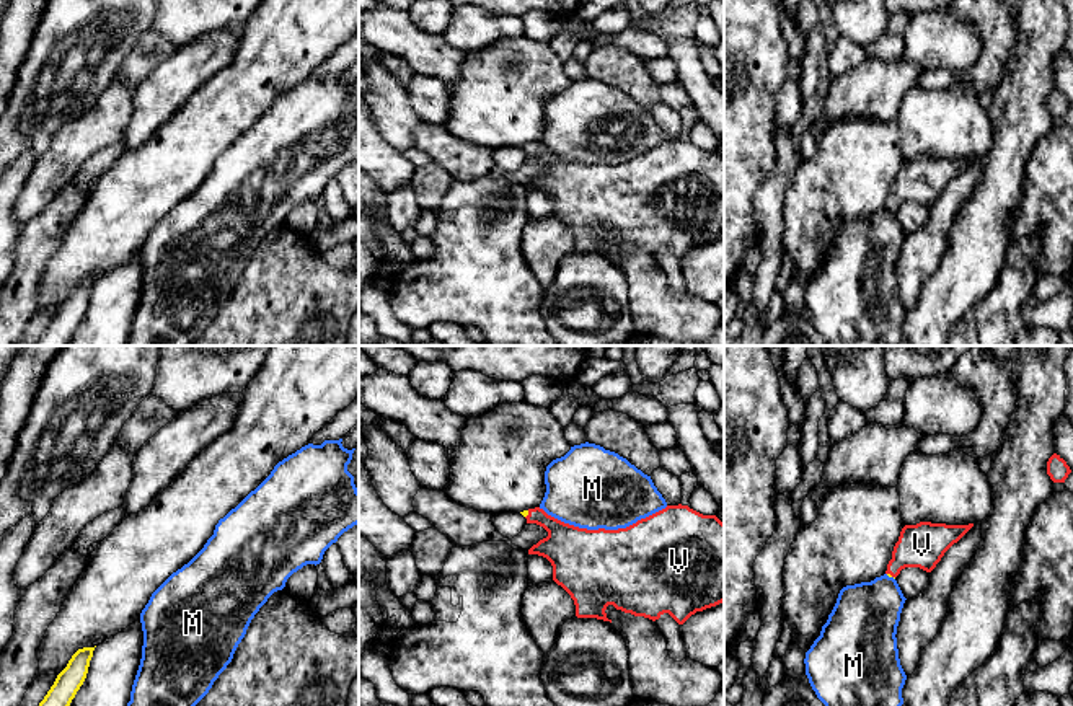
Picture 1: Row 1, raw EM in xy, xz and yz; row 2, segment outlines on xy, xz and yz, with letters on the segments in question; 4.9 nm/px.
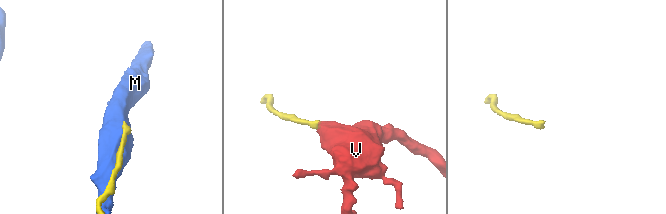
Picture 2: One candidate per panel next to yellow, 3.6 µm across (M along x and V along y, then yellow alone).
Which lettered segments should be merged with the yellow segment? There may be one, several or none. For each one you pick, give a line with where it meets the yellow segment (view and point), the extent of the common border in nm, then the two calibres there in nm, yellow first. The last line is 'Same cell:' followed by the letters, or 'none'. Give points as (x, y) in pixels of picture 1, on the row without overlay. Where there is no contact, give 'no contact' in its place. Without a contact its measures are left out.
V: meets yellow in xz at (527, 149); contact 40 nm long; 30 nm thick on the yellow side, 220 nm on the other
Same cell: V

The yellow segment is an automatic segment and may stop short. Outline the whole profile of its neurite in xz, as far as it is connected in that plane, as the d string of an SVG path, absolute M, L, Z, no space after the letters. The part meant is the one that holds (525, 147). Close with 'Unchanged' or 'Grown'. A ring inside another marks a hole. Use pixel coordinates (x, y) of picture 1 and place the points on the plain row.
M688 140L665 143L618 165L587 165L564 158L543 143L520 147L548 166L528 184L553 201L553 215L574 235L577 253L607 253L607 241L652 256L669 248L683 259L696 246L724 236L724 158Z. Grown

